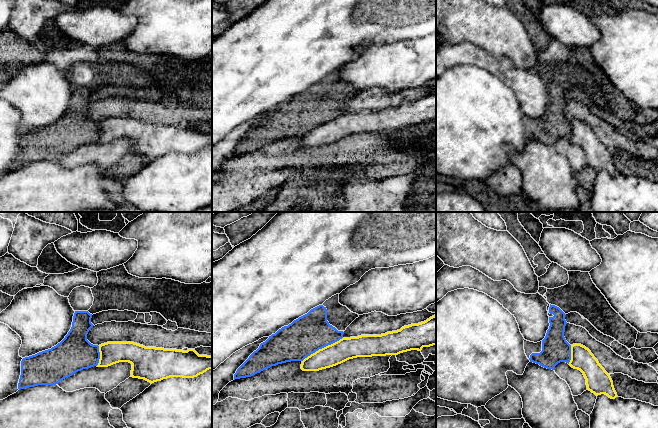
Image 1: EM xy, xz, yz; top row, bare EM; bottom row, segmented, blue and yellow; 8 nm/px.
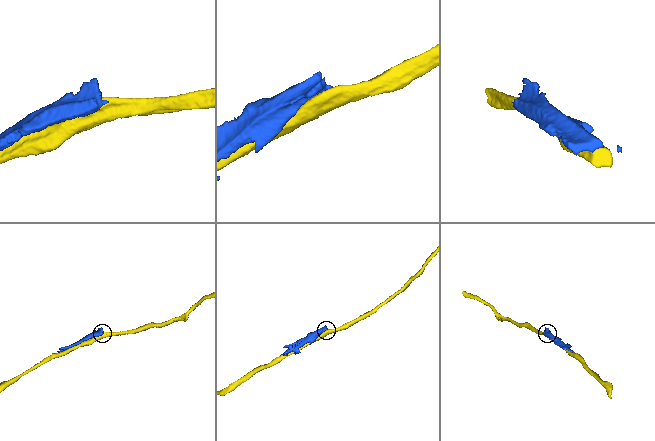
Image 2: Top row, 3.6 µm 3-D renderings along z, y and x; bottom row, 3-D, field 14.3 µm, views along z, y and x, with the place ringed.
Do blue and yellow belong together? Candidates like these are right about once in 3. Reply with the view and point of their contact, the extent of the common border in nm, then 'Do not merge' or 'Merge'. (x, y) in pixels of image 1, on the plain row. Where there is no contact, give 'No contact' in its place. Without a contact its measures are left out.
Touches blue at xz (322, 123). Shared border 380 nm. Do not merge

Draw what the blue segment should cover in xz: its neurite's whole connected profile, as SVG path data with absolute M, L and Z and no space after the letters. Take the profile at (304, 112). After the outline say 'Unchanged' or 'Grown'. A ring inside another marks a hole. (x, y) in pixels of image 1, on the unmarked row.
M339 70L332 72L322 81L311 85L307 90L269 112L237 145L234 156L251 153L278 140L303 137L319 125L342 115L346 104L358 93L358 90L351 88L346 82L339 79Z. Grown

